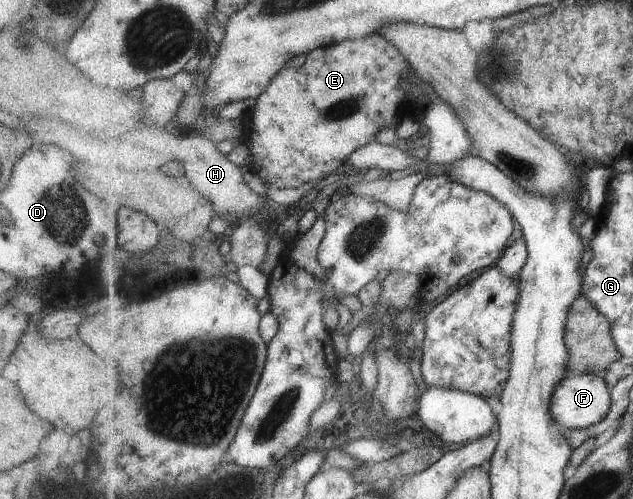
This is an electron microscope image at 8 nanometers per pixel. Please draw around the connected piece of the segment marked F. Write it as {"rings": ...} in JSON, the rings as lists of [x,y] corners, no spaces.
{"rings":[[[596,373],[570,374],[566,380],[558,386],[554,396],[554,417],[564,429],[586,429],[603,422],[610,413],[613,404],[613,394],[610,383],[597,376]]]}

